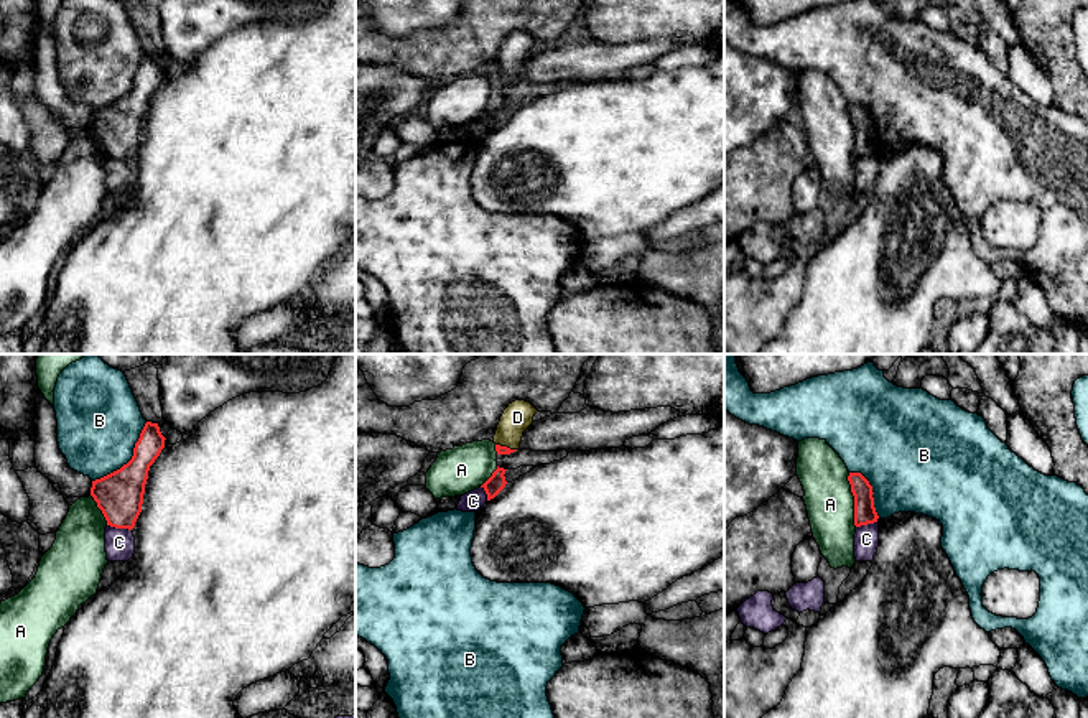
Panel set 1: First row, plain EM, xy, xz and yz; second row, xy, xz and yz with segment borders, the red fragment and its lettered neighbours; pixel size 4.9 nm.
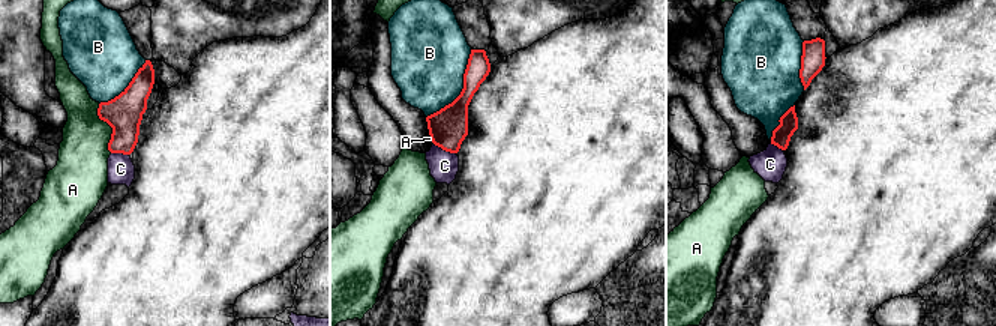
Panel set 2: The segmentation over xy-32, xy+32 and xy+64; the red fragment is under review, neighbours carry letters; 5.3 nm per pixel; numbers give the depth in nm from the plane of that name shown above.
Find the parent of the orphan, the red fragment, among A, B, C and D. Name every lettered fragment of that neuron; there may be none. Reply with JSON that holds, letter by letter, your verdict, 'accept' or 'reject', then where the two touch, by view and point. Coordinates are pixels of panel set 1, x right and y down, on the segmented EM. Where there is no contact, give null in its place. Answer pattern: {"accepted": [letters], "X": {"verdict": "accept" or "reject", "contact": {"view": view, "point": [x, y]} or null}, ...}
{"accepted": ["D"], "A": {"verdict": "reject", "contact": {"view": "yz", "point": [855, 499]}}, "B": {"verdict": "reject", "contact": {"view": "xy", "point": [130, 460]}}, "C": {"verdict": "reject", "contact": {"view": "xy", "point": [119, 527]}}, "D": {"verdict": "accept", "contact": {"view": "xz", "point": [506, 447]}}}

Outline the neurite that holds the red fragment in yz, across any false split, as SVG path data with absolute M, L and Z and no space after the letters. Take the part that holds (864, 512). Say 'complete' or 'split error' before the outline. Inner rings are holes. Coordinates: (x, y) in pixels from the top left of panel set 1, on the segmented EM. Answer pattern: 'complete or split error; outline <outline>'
complete; outline M849 473L848 481L854 496L854 525L877 522L879 515L874 507L872 486L861 473Z

